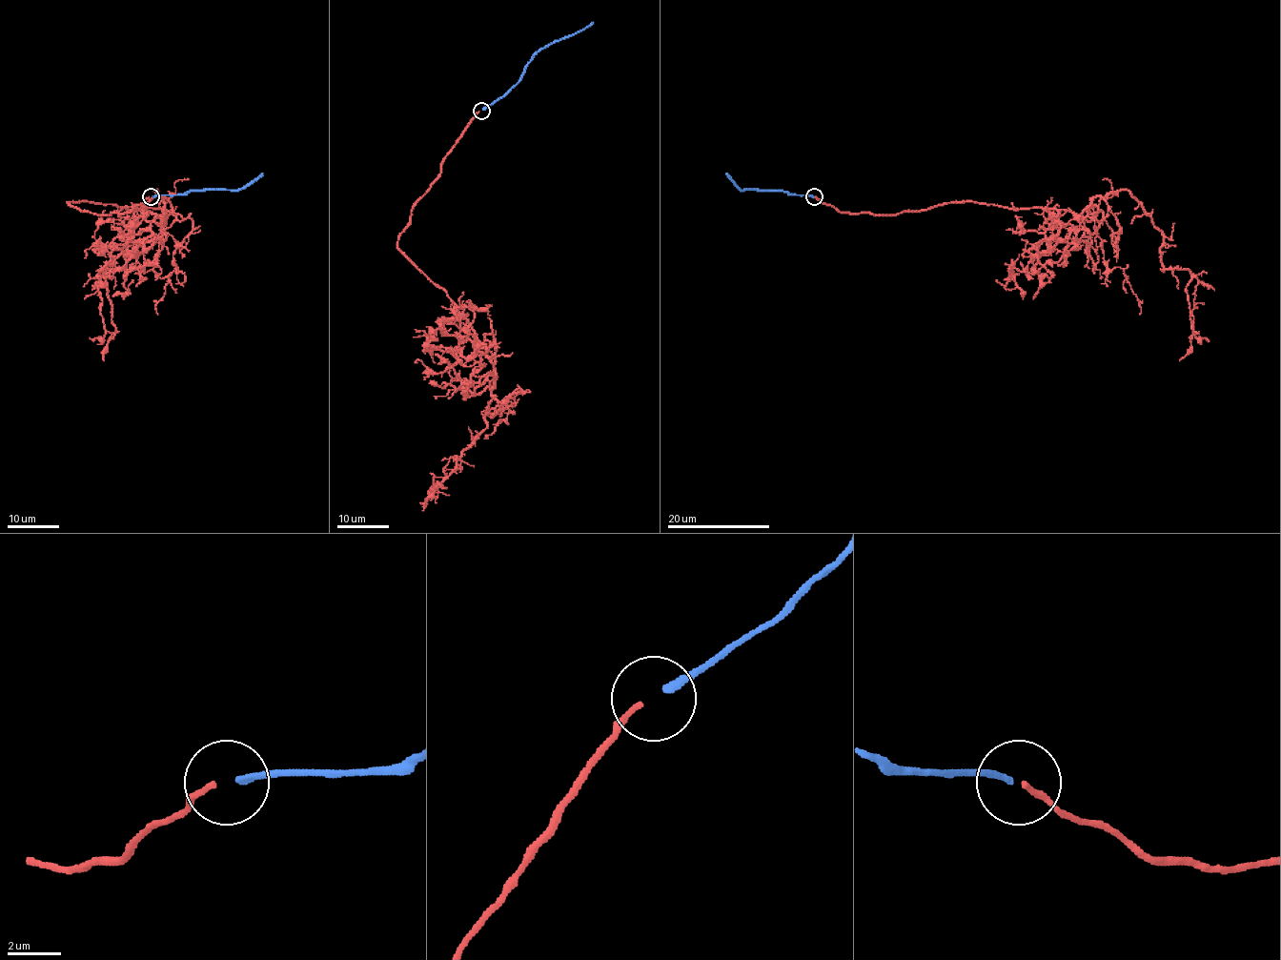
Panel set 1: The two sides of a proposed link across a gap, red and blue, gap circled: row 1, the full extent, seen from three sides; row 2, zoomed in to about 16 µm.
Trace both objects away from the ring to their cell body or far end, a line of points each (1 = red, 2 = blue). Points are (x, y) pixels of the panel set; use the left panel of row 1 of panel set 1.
1: (149, 196), (110, 214), (68, 202), (165, 215), (165, 201), (154, 190), (125, 268), (105, 275), (104, 360)
2: (152, 196), (184, 194), (188, 191), (238, 190), (263, 173)

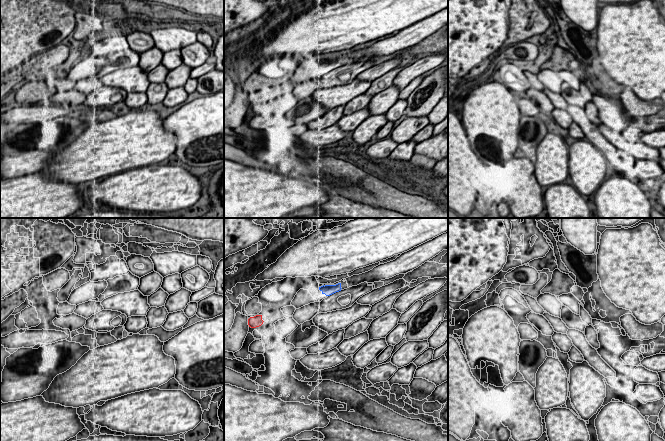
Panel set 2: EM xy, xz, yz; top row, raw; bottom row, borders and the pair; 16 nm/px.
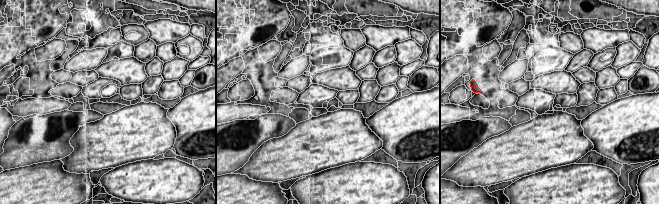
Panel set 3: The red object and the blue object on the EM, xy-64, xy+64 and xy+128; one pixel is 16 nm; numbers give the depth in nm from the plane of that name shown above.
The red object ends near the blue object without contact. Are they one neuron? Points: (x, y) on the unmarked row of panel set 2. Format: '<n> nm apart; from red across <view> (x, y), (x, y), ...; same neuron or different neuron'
1000 nm apart; from red across xz (261, 91), (319, 65); different neuron

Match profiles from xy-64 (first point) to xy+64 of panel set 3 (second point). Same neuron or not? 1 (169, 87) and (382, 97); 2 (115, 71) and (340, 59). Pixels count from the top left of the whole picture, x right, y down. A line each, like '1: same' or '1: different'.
1: same
2: different

